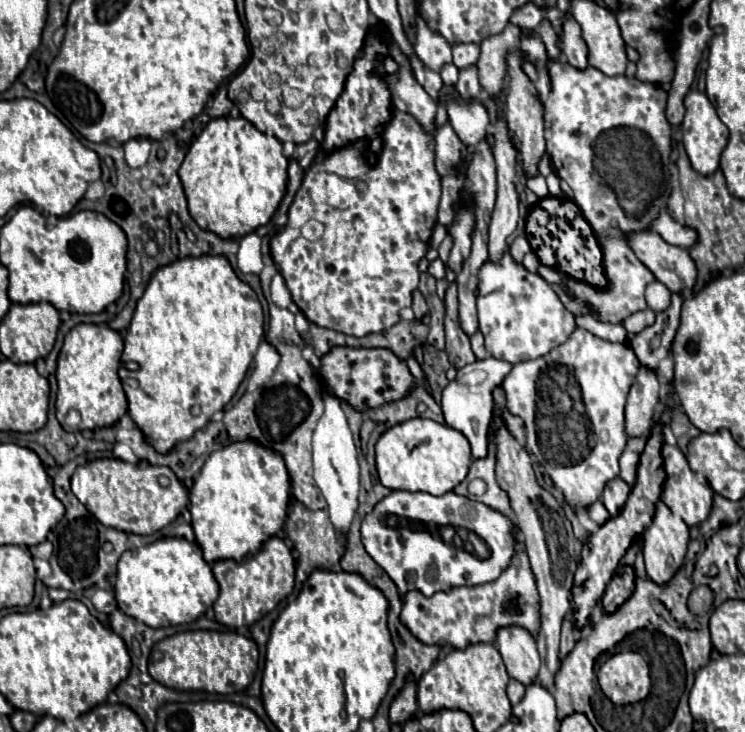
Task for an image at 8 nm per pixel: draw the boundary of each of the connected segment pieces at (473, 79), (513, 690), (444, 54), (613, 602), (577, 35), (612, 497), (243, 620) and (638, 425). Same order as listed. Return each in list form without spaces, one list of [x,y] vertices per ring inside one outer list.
[[[471,66],[467,70],[459,72],[459,82],[457,82],[457,94],[461,100],[471,100],[471,98],[479,98],[481,88],[479,88],[479,76],[477,76],[477,68]]]
[[[509,680],[507,694],[509,694],[511,704],[517,704],[517,702],[521,702],[521,698],[523,698],[523,694],[525,694],[525,686],[523,686],[523,684],[519,684],[517,680]]]
[[[417,16],[417,44],[415,44],[415,54],[417,58],[433,72],[441,72],[445,64],[451,62],[451,46],[443,36],[435,36],[429,28],[423,28],[423,20]]]
[[[627,564],[619,566],[601,598],[605,610],[615,612],[619,608],[619,604],[623,604],[633,594],[633,588],[635,588],[635,570]]]
[[[565,12],[565,20],[561,24],[561,50],[567,62],[575,68],[587,66],[587,44],[581,38],[581,28],[571,12]]]
[[[619,478],[611,480],[611,484],[607,484],[607,488],[605,488],[605,492],[603,492],[603,504],[605,504],[605,508],[607,508],[607,512],[609,512],[611,516],[617,516],[617,514],[621,512],[623,504],[627,502],[629,492],[631,492],[629,484],[625,484],[625,482],[619,480]]]
[[[269,538],[259,554],[243,560],[219,560],[213,564],[213,574],[219,584],[219,598],[213,604],[215,620],[229,628],[251,626],[271,612],[295,584],[295,560],[289,546],[279,538]]]
[[[641,366],[635,384],[631,386],[625,406],[625,434],[629,438],[651,434],[653,412],[659,402],[659,382],[655,372]]]

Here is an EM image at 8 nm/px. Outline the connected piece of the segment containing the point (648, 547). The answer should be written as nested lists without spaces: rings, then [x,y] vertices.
[[[659,502],[657,504],[657,510],[655,510],[655,516],[653,516],[653,522],[645,528],[643,532],[643,538],[645,538],[645,548],[643,548],[643,558],[645,558],[645,570],[647,570],[647,578],[655,584],[667,584],[677,572],[679,568],[683,566],[683,558],[685,558],[685,552],[687,552],[687,544],[689,544],[689,526],[675,518],[671,514],[671,510]]]

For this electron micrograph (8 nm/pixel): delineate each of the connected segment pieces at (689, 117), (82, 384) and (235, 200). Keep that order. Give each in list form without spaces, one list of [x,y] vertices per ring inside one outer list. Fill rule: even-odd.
[[[691,90],[687,96],[685,96],[685,118],[683,118],[683,144],[685,144],[685,152],[691,160],[691,166],[703,174],[703,176],[709,176],[711,172],[715,172],[719,168],[719,158],[721,158],[721,152],[723,148],[727,146],[727,140],[729,140],[729,128],[721,122],[721,118],[717,116],[713,104],[709,102],[709,98],[703,94],[703,92],[697,92],[697,90]]]
[[[77,324],[63,342],[57,360],[57,420],[65,430],[93,430],[103,426],[113,426],[123,414],[127,414],[127,398],[121,388],[117,370],[121,368],[123,340],[119,332],[99,326],[99,324]],[[69,410],[79,412],[81,424],[71,428],[65,424]]]
[[[241,116],[215,118],[195,138],[179,168],[179,178],[185,188],[189,214],[201,230],[213,232],[225,240],[239,240],[241,236],[247,236],[247,232],[255,232],[259,226],[265,226],[277,212],[287,190],[287,166],[289,160],[283,156],[283,146],[279,144],[279,140],[275,140],[275,136],[269,138]]]

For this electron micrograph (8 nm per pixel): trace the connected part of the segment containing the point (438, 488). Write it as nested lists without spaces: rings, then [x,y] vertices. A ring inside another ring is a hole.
[[[413,418],[389,428],[377,440],[375,450],[377,472],[383,486],[409,492],[421,490],[433,496],[451,492],[459,482],[463,482],[473,460],[469,440],[461,432],[427,418]]]

